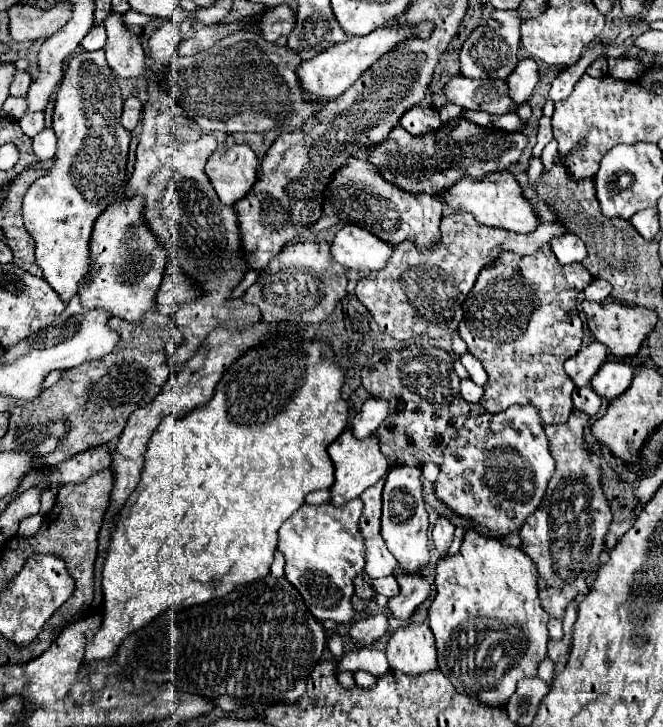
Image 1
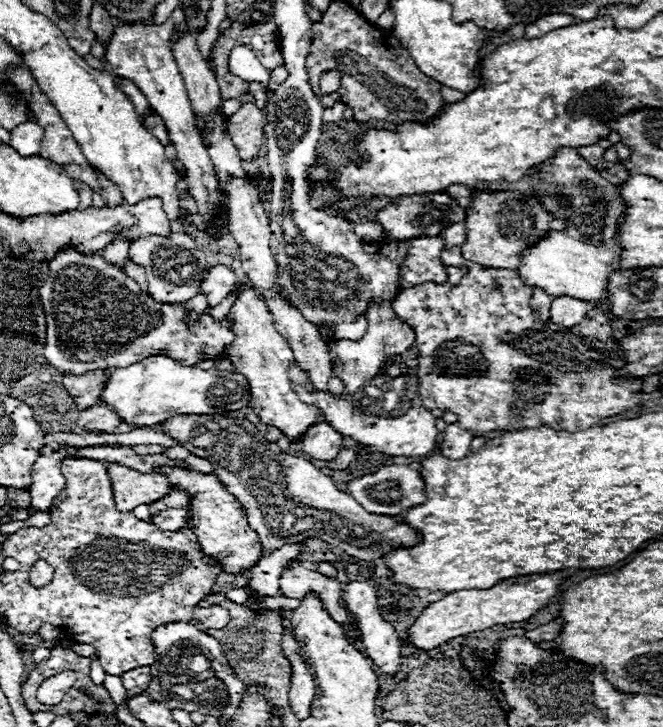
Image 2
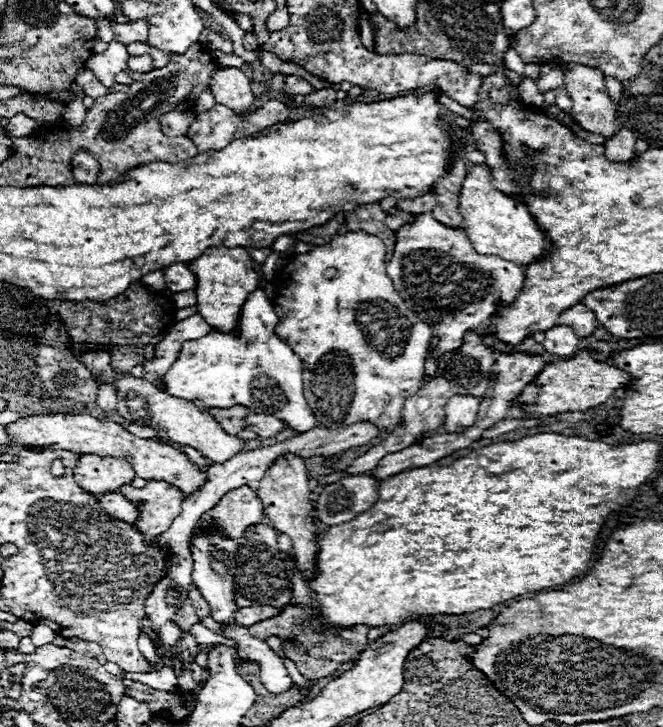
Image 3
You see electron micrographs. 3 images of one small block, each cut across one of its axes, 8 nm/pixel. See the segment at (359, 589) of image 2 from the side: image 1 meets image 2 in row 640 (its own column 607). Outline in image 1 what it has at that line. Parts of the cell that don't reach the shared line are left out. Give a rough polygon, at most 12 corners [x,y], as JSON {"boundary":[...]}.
{"boundary":[[606,362],[590,388],[614,400],[628,390],[636,366]]}

